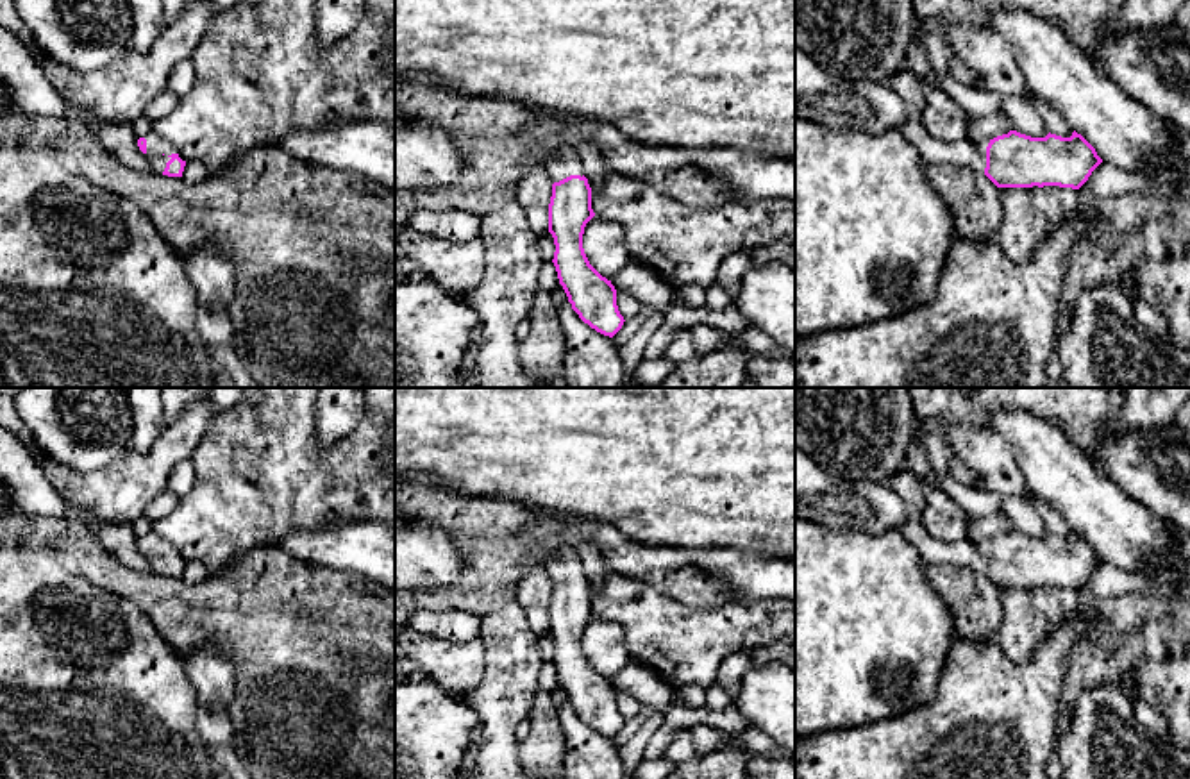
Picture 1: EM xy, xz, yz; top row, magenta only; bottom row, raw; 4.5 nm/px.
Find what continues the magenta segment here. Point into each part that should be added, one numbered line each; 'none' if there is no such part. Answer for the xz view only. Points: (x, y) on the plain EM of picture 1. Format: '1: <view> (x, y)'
1: xz (565, 561)

